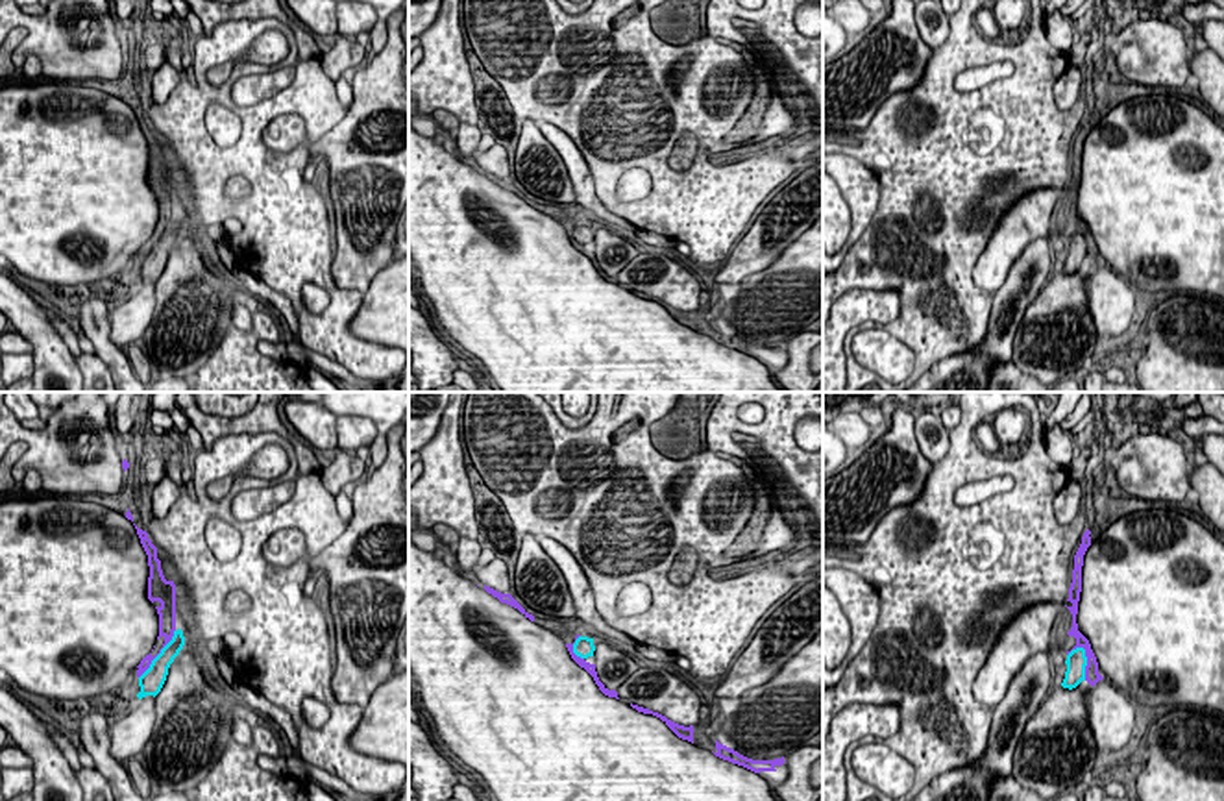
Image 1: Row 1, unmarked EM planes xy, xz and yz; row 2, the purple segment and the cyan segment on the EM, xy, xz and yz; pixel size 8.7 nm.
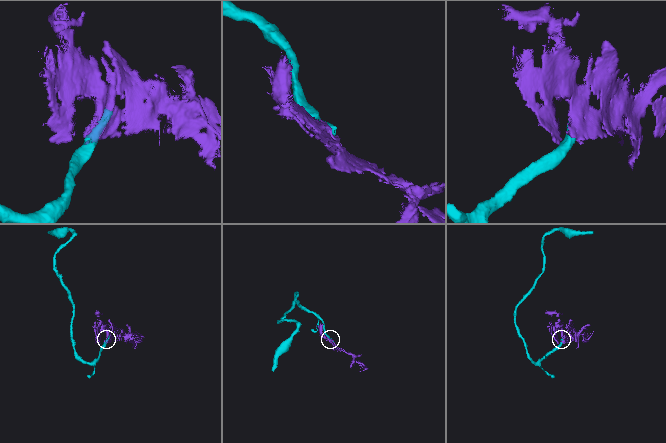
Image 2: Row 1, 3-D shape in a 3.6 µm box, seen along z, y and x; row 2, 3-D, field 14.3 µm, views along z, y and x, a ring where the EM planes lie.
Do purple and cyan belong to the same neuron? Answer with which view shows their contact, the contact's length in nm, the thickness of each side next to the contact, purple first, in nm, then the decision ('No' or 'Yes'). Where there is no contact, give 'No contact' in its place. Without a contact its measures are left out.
Touches purple in yz. Shared border 320 nm. Thickness 130 nm (purple) against 190 nm. Yes

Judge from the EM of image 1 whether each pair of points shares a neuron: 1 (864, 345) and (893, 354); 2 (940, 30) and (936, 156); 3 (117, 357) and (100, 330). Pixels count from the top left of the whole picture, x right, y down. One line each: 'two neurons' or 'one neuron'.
1: one neuron
2: two neurons
3: one neuron

